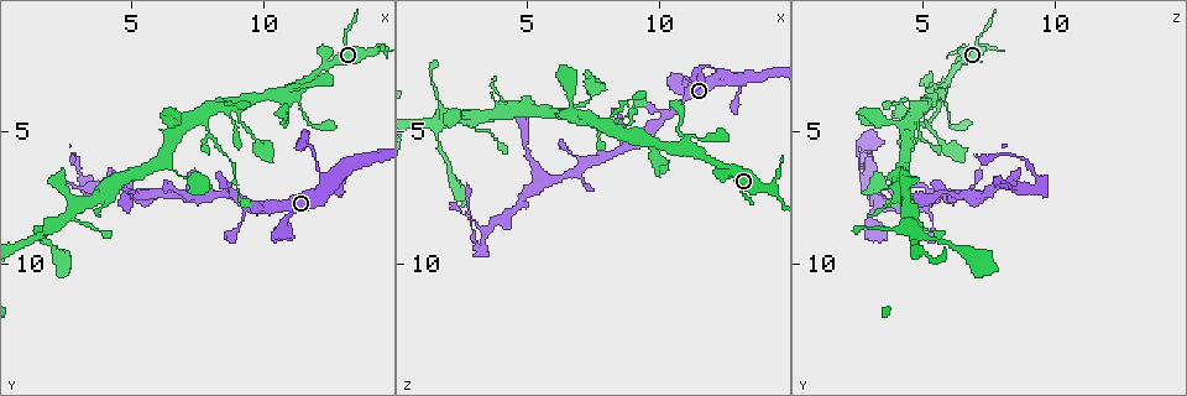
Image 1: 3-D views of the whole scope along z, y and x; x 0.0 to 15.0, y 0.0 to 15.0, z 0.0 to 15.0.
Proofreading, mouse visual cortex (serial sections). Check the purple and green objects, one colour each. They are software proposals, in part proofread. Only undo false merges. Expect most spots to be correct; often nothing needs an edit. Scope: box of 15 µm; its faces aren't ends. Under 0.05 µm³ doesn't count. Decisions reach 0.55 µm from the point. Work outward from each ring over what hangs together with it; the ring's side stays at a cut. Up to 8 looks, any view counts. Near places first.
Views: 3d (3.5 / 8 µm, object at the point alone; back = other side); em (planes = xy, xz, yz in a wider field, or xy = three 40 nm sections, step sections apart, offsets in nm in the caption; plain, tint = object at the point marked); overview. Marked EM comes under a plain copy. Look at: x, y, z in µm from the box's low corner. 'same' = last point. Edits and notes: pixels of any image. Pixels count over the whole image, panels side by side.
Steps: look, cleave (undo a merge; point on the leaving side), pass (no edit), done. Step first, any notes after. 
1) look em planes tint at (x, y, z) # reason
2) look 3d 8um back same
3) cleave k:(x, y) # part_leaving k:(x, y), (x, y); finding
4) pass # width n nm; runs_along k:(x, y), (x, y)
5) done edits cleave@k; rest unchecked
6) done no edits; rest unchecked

look 3d 3.5um at (10.8, 4.8, 5.1) # abrupt turn

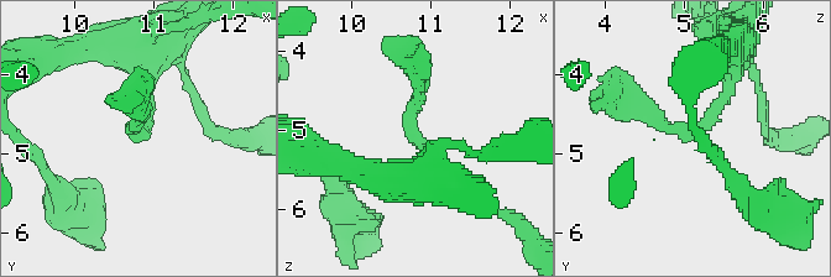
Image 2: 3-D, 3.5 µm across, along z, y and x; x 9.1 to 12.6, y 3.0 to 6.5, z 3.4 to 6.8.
look em xy step 1 tint at (10.75, 4.75, 5.05) # arm_widths 150, 200 nm; shape alone is not enough

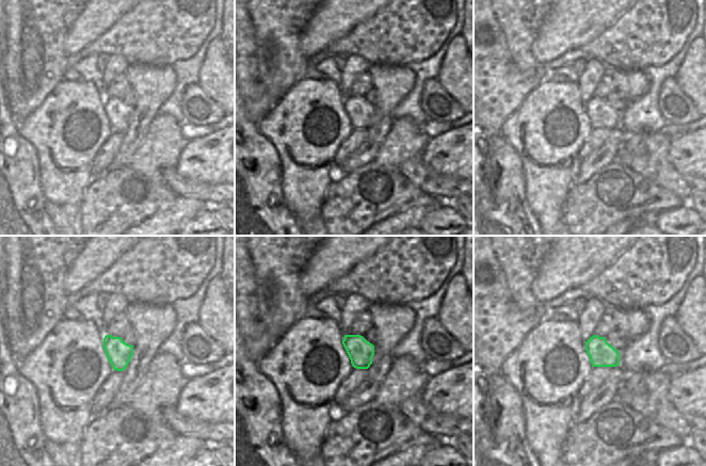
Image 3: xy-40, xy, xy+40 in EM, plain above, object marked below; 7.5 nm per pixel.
look em xy step 2 tint same

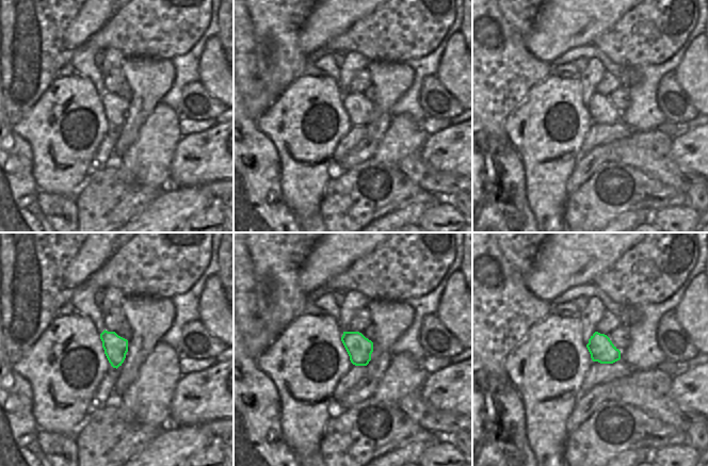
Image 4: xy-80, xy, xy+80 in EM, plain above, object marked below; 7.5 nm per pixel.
pass # runs_along 2:(733, 72), (699, 132), (620, 98); continuous, no second cell

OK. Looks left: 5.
look 3d 3.5um at (10.3, 7.9, 4.4) # branch point

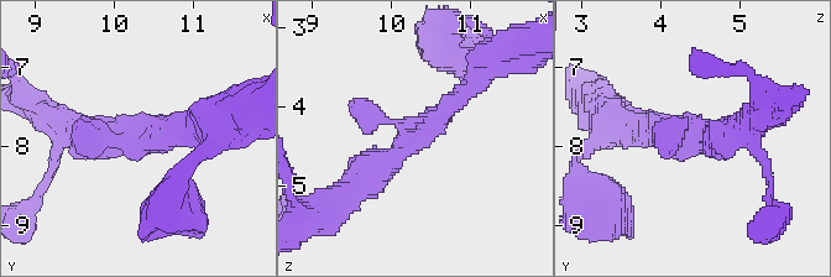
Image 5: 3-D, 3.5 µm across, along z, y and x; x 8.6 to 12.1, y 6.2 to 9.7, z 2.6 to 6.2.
look em xy step 5 tint at (10.30, 7.90, 4.35)

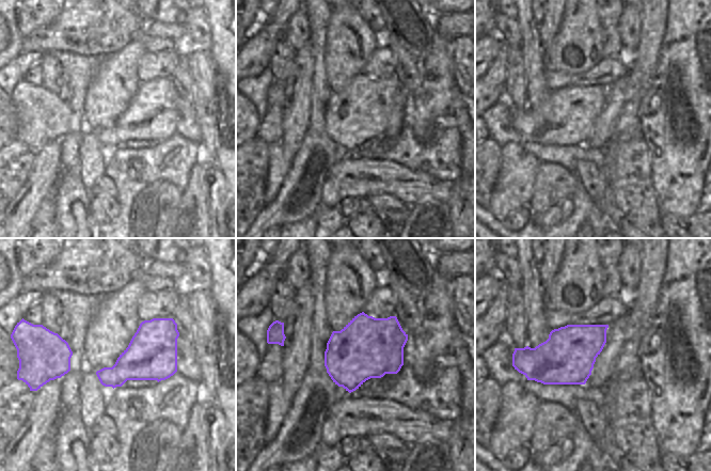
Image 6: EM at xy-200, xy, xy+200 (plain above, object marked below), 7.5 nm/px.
look em planes tint same # another direction

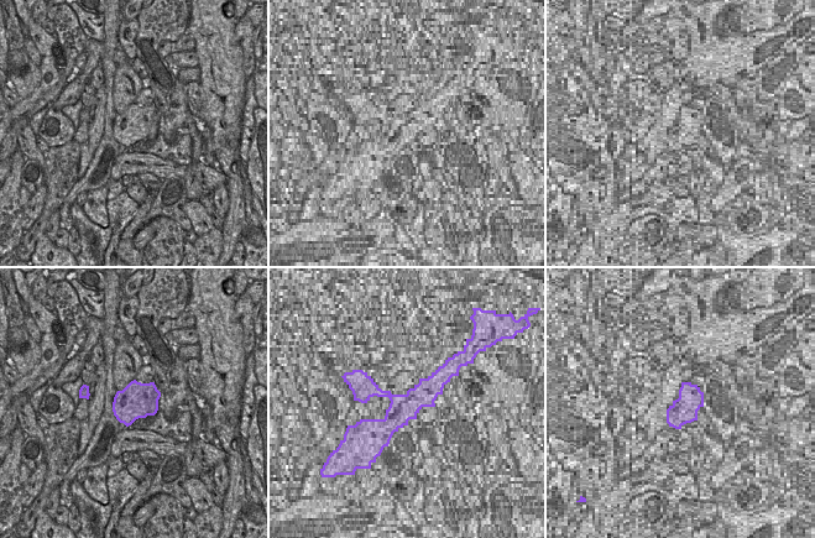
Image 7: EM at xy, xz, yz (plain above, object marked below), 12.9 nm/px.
pass # runs_along 5:(479, 79), (346, 193); one cell here

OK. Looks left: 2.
look 3d 8um at (8.1, 3.9, 4.4) # sudden change in width

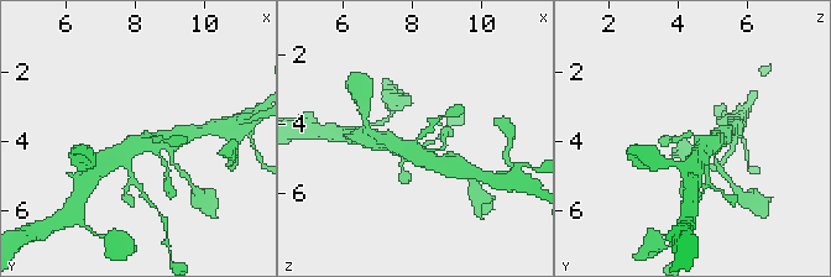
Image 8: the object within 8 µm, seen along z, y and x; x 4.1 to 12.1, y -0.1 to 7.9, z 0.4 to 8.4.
look em planes tint at (8.2, 3.9, 4.4)

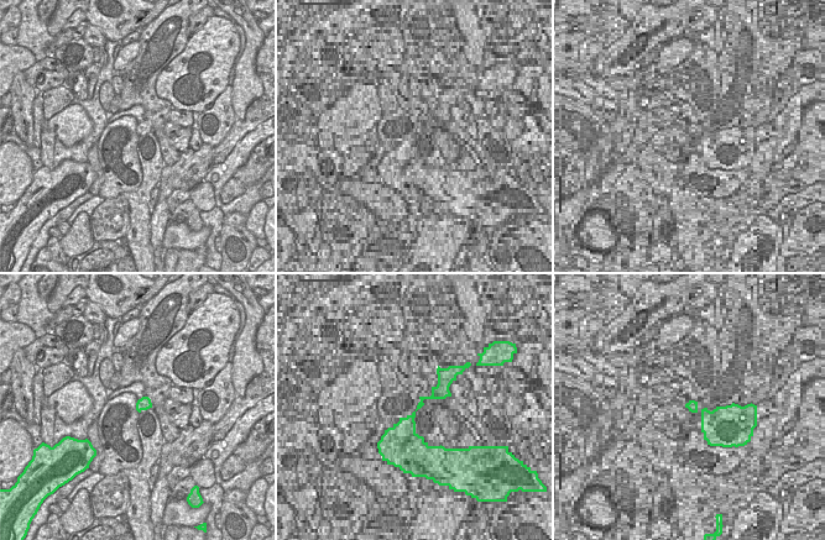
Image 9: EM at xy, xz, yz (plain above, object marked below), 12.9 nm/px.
pass # runs_along 8:(427, 161), (411, 151), (447, 116); all the same cell

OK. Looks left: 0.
done no edits; rest unchecked

